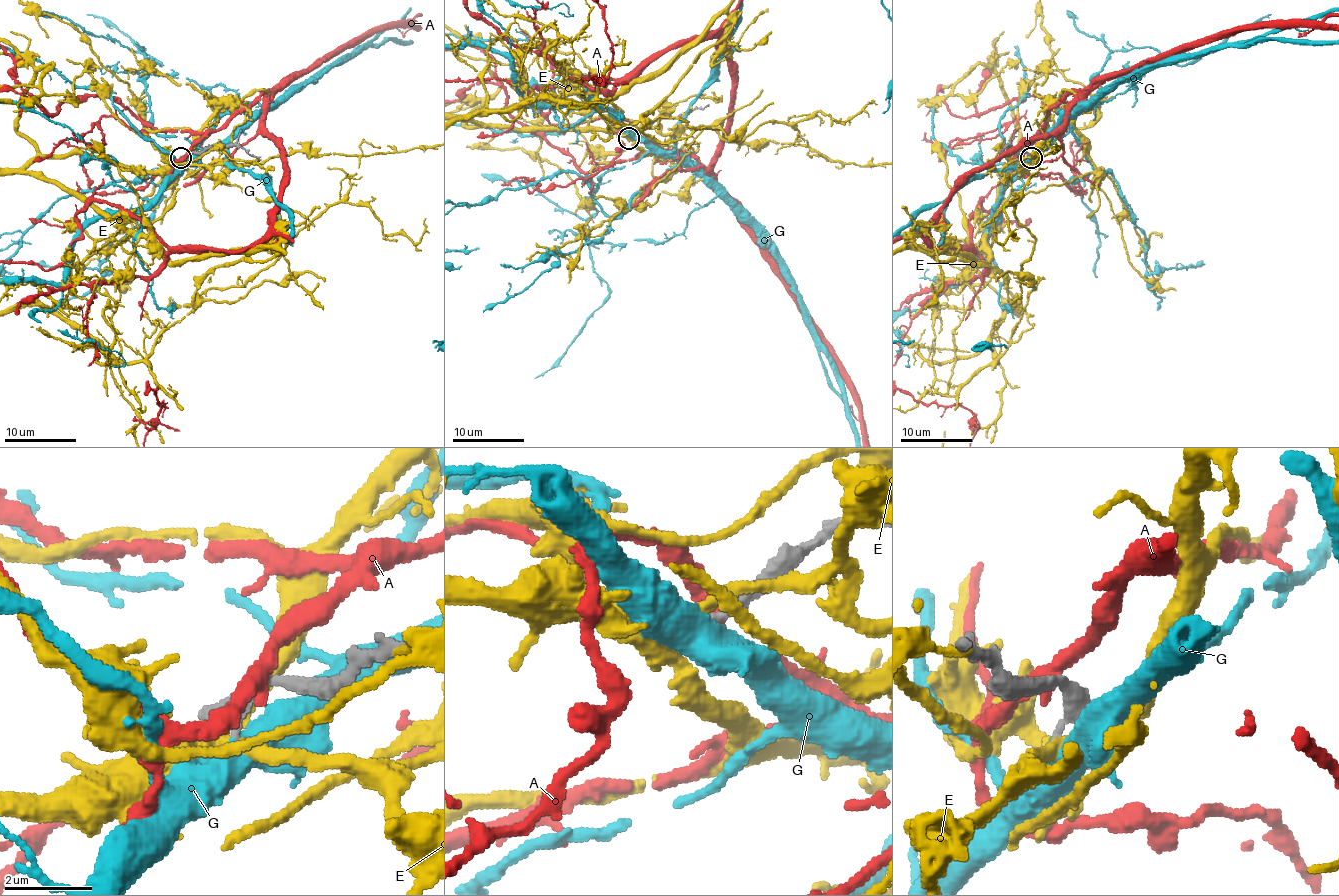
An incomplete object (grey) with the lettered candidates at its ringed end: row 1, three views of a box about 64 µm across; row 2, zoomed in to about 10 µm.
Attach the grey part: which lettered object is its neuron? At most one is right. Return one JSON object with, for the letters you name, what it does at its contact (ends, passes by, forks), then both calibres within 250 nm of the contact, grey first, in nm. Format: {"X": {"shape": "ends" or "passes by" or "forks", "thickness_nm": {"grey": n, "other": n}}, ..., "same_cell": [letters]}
{"same_cell": []}

